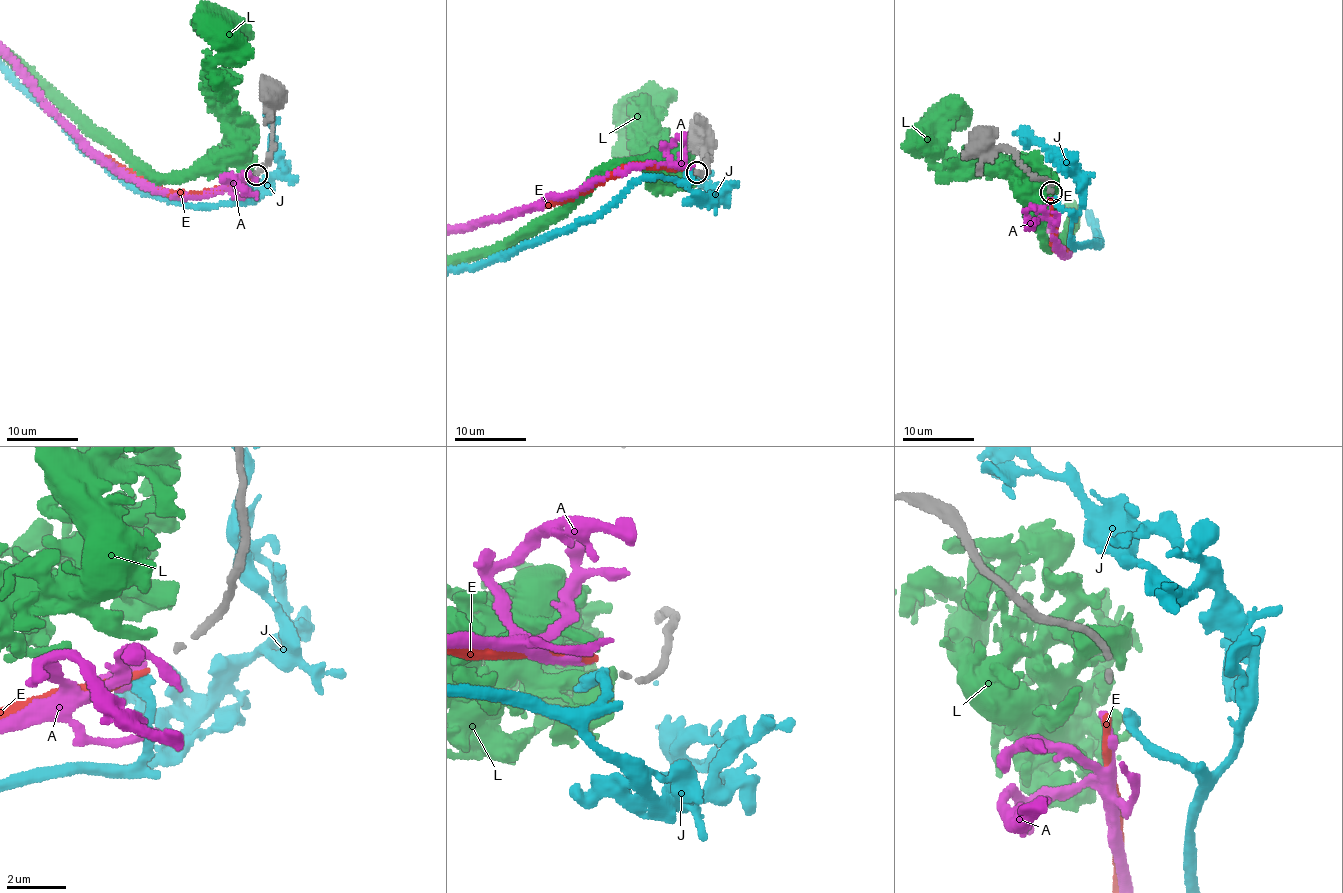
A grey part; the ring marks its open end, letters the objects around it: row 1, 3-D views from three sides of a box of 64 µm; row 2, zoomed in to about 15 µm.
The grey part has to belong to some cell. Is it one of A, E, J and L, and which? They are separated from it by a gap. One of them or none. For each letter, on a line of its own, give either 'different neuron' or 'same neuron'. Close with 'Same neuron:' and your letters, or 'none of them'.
A: different neuron
E: same neuron
J: different neuron
L: different neuron
Same neuron: E

